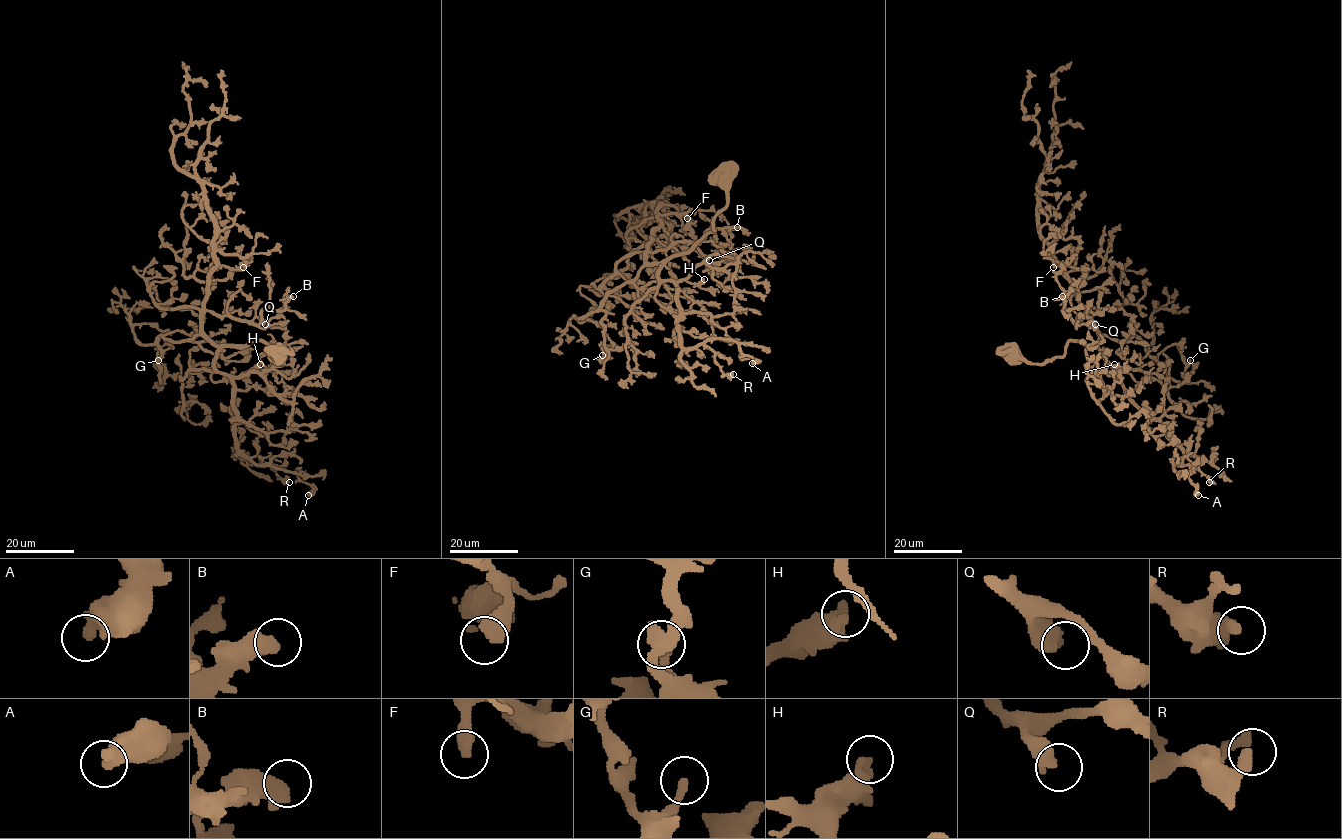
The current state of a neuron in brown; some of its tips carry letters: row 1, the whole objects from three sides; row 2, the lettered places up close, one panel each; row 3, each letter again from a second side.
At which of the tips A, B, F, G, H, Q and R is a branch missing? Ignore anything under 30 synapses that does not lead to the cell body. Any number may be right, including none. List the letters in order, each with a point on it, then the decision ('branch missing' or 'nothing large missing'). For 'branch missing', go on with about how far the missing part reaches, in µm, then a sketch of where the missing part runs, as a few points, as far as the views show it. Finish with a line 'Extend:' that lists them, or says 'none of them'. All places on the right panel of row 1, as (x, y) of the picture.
A: place (1198, 495); nothing large missing
B: place (1062, 296); nothing large missing
F: place (1053, 267); branch missing; missing 10 µm; course (1053, 267), (1061, 278), (1074, 285)
G: place (1190, 360); nothing large missing
H: place (1114, 364); nothing large missing
Q: place (1095, 324); nothing large missing
R: place (1209, 482); nothing large missing
Extend: F

